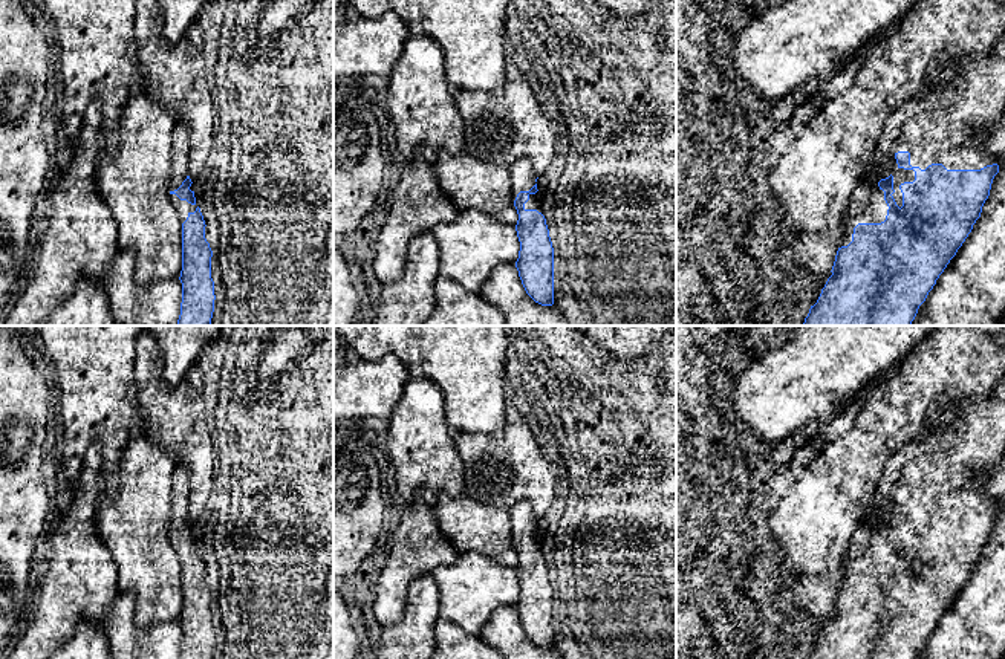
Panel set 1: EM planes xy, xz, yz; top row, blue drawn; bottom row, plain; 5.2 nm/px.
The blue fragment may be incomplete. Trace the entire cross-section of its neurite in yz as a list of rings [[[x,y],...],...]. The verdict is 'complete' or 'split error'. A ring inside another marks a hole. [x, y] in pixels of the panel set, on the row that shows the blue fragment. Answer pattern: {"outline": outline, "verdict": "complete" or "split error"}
{"outline": [[[1005,29],[987,54],[964,55],[956,61],[956,75],[947,78],[935,92],[916,102],[907,102],[896,109],[886,121],[881,139],[873,153],[872,170],[863,177],[849,202],[849,211],[844,222],[844,234],[838,243],[838,251],[832,266],[832,275],[828,278],[821,294],[811,306],[803,326],[912,326],[919,306],[925,301],[936,280],[944,272],[950,260],[956,255],[973,225],[981,217],[982,206],[990,196],[994,176],[999,173],[997,159],[985,151],[985,142],[999,119],[1005,113]]], "verdict": "split error"}

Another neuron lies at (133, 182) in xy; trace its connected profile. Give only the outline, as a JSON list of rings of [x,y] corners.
[[[135,83],[122,115],[118,150],[112,154],[102,150],[96,161],[95,183],[99,197],[113,214],[119,249],[130,251],[136,258],[135,278],[141,286],[179,278],[182,271],[182,223],[168,190],[174,124],[167,107]]]

